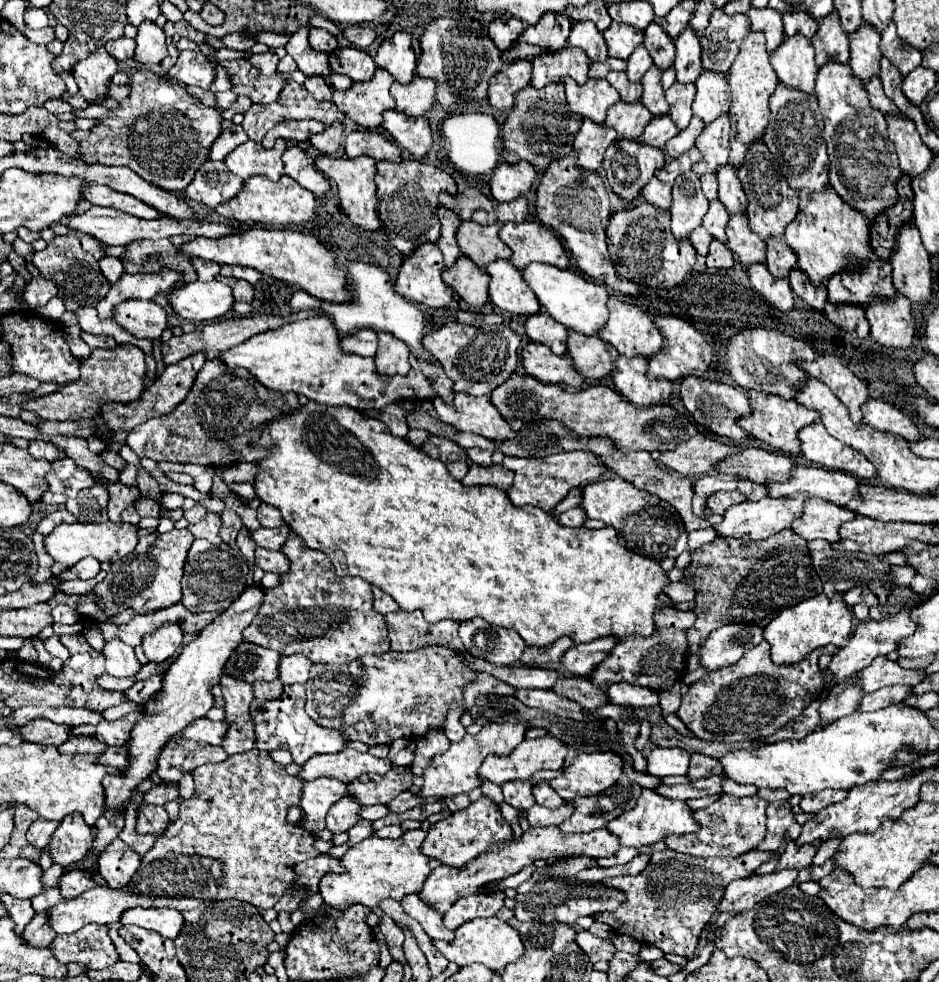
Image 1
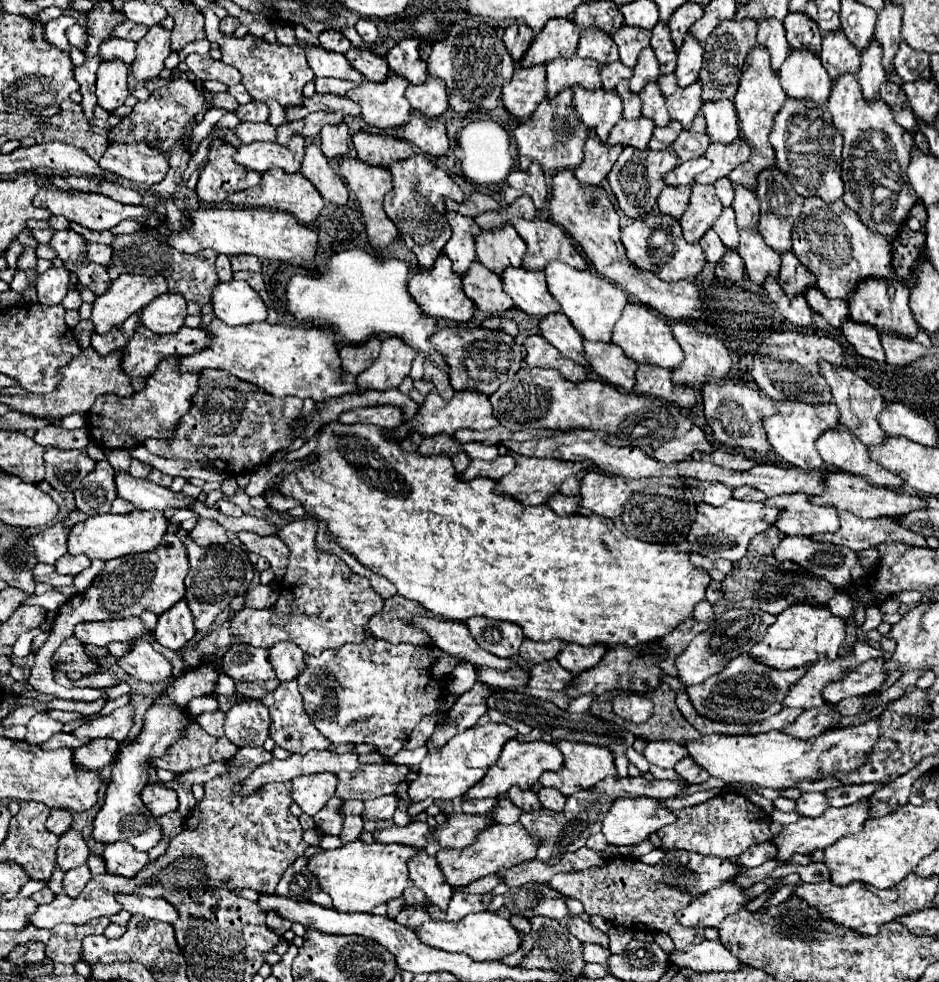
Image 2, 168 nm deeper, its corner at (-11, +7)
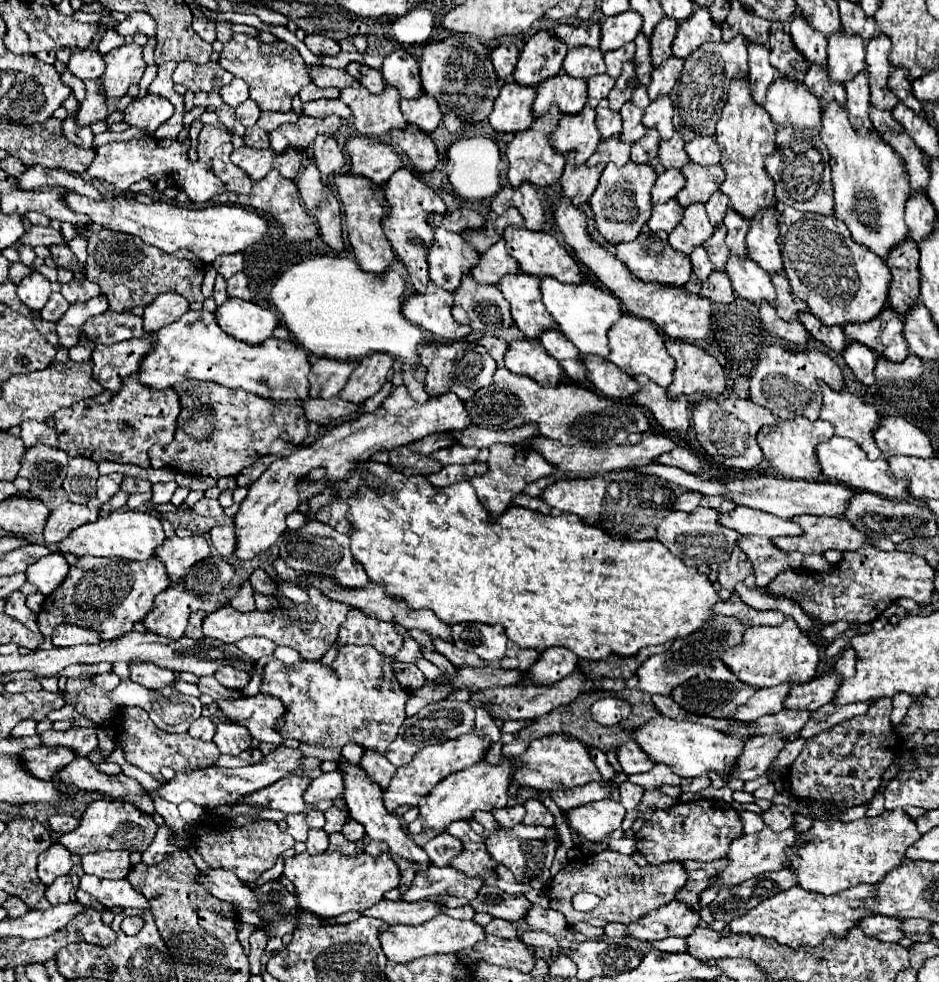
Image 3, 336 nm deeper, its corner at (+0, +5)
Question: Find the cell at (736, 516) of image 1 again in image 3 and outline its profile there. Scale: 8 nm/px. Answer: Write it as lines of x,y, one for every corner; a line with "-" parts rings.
695,508
693,512
671,512
655,528
655,532
657,540
689,566
725,562
731,556
731,550
735,548
735,540
739,536
735,530
729,530
717,522
717,512
713,508

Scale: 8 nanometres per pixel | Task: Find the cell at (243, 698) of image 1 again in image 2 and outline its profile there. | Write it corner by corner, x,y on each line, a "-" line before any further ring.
236,700
226,714
224,730
226,738
238,748
262,746
270,736
268,708
260,700

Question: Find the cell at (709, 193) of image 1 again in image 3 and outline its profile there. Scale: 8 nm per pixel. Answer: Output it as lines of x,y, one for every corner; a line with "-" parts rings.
715,192
705,206
707,206
707,214
709,214
711,224
715,228
721,226
723,224
723,218
725,218
725,212
729,210
729,198
725,198
723,192

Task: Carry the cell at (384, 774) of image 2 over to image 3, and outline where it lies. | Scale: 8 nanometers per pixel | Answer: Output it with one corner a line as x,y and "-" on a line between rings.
327,772
315,778
305,790
305,802
317,804
319,800
337,800
343,796
343,774
341,772

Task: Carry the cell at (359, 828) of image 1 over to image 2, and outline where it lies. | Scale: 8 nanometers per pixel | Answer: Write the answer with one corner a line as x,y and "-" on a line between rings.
346,816
344,818
344,828
340,832
340,838
344,842
356,842
362,836
362,828
364,828
364,824
362,824
360,816

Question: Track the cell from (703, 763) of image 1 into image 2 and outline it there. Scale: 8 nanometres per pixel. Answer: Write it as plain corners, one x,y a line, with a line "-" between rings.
688,756
684,760
680,760
674,770
678,772
680,778
684,778
690,784
704,784
710,778
708,772
704,772
704,768
700,768
700,764
692,764
692,760
688,760

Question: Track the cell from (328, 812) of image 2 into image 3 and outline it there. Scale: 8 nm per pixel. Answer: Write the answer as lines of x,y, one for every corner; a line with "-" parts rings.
289,814
285,822
287,822
287,834
291,834
295,842
305,842
309,832
309,828
305,826
305,814

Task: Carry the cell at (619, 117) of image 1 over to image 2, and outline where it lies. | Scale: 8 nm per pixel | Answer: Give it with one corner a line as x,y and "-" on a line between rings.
640,116
636,120
620,120
616,128
612,128
608,144
622,144
622,146
634,146
638,150
648,148
648,142
652,138
654,124
646,120
646,116

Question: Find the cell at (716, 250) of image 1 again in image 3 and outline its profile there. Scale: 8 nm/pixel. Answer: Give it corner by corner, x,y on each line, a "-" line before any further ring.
713,272
707,278
707,282
701,286
699,294
703,298
709,298
711,302
717,302
717,304
729,304
735,300
729,276
725,272

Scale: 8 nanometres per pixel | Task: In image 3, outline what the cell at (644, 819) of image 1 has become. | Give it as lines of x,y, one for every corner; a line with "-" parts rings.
609,798
589,802
565,810
565,820
571,830
579,832
585,840
603,840
609,832
621,828
625,808

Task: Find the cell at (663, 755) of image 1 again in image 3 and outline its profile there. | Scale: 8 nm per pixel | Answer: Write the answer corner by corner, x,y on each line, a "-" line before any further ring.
627,740
625,744
617,746
617,760
625,774
641,774
645,770
649,772
655,766
633,740

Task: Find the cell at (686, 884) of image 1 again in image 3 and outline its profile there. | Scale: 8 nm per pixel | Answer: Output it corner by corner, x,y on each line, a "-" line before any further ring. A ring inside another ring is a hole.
605,850
599,854
581,854
571,858
553,878
551,882
551,898
549,906
559,910
569,924
587,922
591,926
605,926
607,922
629,924
639,920
651,910
665,906
675,900
675,894
687,882
687,872
679,862
669,862
661,866
637,866
631,856
619,854
615,850
-
577,892
593,892
601,898
601,902
587,914
577,912
571,906
571,898

